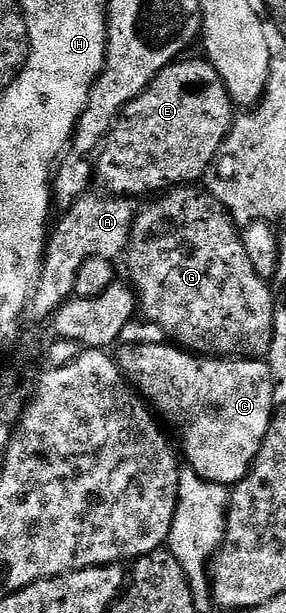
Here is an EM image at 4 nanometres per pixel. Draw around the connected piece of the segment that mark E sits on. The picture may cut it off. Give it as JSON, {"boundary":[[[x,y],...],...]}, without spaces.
{"boundary":[[[197,56],[192,58],[189,62],[185,60],[177,60],[157,74],[156,79],[142,91],[140,95],[127,106],[116,123],[112,125],[112,131],[107,134],[104,141],[94,158],[94,182],[105,195],[115,196],[118,198],[127,198],[129,200],[137,200],[143,196],[147,190],[156,190],[155,192],[164,192],[169,188],[180,188],[185,184],[196,184],[196,181],[203,179],[207,175],[208,167],[212,165],[213,160],[216,158],[216,153],[222,148],[222,144],[226,140],[226,136],[232,130],[232,123],[234,121],[234,107],[232,105],[232,98],[226,92],[226,88],[222,84],[218,72],[211,64],[203,57]]]}

